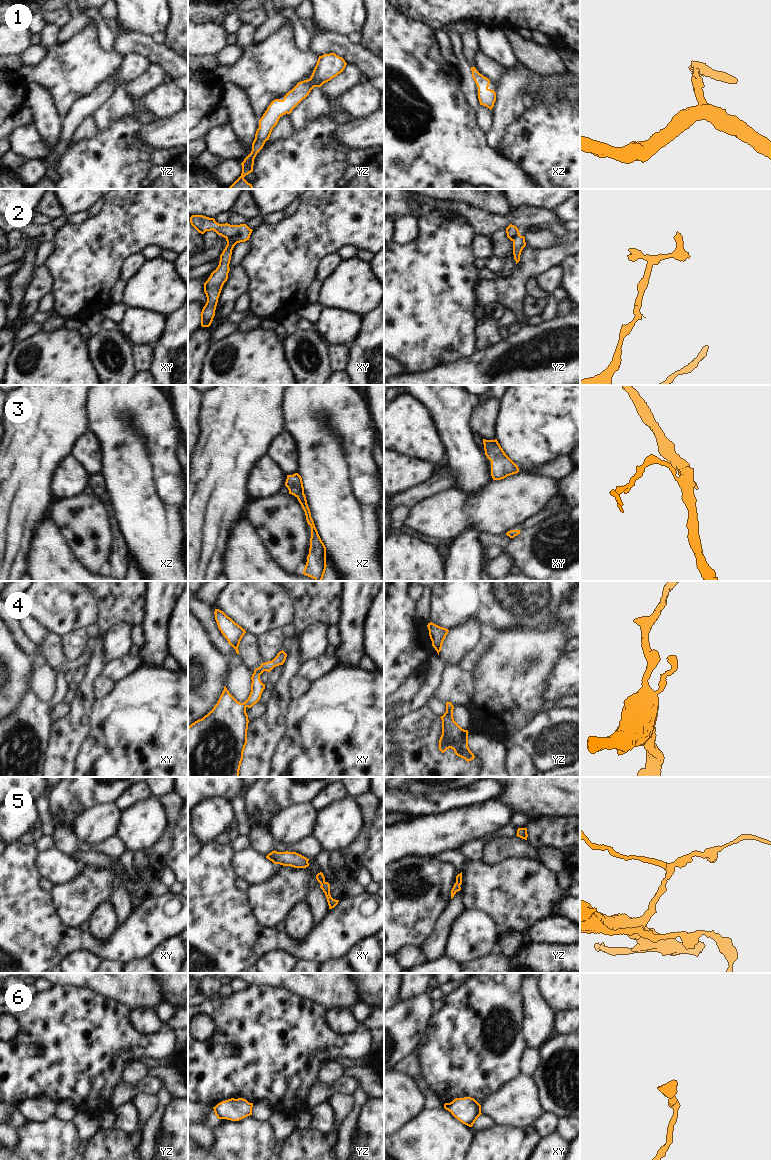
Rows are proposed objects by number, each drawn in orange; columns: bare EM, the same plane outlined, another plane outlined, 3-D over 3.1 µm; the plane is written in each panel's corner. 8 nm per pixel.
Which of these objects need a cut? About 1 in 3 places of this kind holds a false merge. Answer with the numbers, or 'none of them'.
2

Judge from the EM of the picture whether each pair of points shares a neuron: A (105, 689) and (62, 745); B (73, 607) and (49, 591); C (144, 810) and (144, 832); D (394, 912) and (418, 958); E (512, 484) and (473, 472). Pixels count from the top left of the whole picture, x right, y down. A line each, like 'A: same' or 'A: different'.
A: different
B: same
C: same
D: different
E: different

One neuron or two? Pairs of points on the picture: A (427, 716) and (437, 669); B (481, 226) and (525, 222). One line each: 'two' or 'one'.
A: two
B: one

